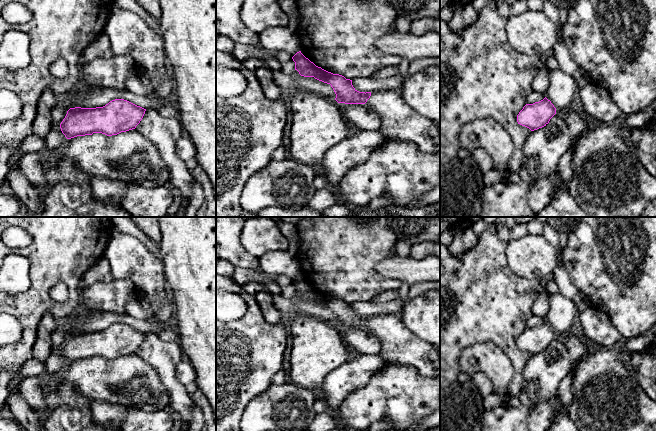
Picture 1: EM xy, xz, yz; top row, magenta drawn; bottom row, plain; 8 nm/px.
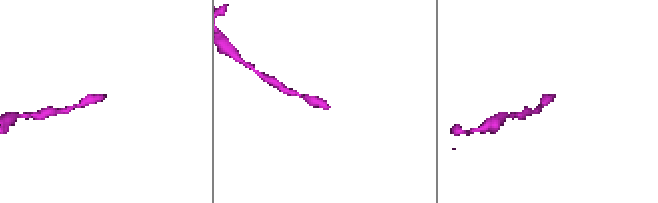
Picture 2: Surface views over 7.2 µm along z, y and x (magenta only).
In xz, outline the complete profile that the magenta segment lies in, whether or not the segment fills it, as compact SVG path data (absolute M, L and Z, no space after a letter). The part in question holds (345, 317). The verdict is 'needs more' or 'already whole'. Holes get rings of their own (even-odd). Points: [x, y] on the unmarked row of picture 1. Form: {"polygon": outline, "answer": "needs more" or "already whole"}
{"polygon": "M301 275L293 281L295 294L304 301L314 301L324 307L330 308L333 312L338 327L345 328L367 328L368 331L381 342L381 357L387 364L406 364L414 366L423 377L436 378L440 376L440 354L436 346L419 339L413 332L405 327L399 314L381 314L376 316L359 316L353 309L352 304L346 303L339 298L333 298L321 291L316 290Z", "answer": "needs more"}

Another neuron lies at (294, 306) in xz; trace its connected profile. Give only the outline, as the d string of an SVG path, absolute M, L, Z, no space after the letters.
M273 294L273 305L285 317L314 316L329 323L336 322L336 318L330 308L324 307L314 301L304 301L297 294L291 298L285 298L281 294Z

